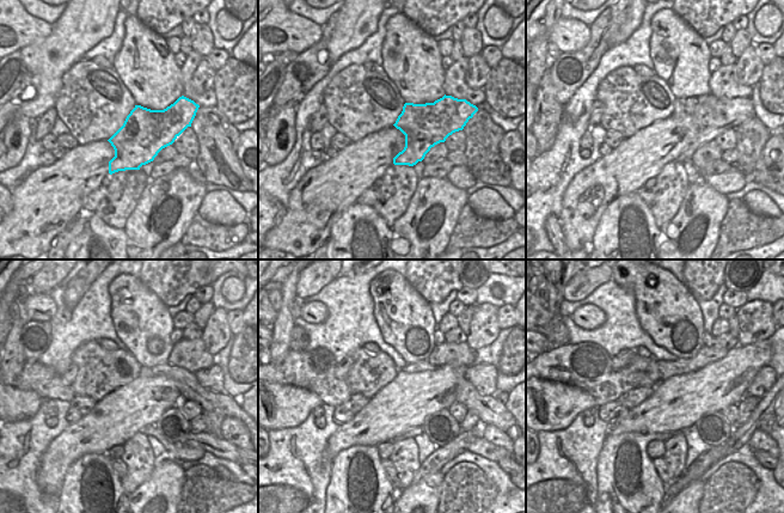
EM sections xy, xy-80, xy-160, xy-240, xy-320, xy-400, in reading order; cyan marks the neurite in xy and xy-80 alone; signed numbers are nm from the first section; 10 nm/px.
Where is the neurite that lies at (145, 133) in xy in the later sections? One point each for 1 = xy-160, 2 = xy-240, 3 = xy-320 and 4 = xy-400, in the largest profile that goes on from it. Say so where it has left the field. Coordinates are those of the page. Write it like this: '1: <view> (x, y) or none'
1: xy-160 (710, 116)
2: xy-240 (212, 378)
3: xy-320 (483, 377)
4: xy-400 (766, 377)

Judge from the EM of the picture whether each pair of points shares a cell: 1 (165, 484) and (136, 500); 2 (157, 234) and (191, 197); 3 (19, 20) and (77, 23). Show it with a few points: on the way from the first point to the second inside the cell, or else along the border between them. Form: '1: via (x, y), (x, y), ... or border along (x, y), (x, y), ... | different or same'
1: via (158, 492), (149, 500), (144, 500) | same
2: via (167, 239), (170, 230), (182, 211) | same
3: border along (53, 26), (46, 37), (29, 43) | different

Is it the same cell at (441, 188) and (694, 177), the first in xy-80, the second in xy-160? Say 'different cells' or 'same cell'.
different cells

